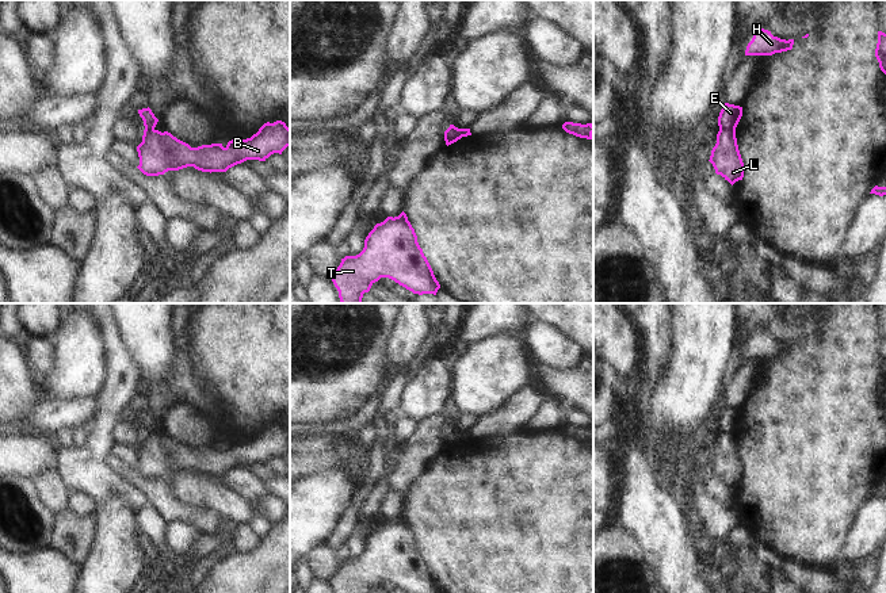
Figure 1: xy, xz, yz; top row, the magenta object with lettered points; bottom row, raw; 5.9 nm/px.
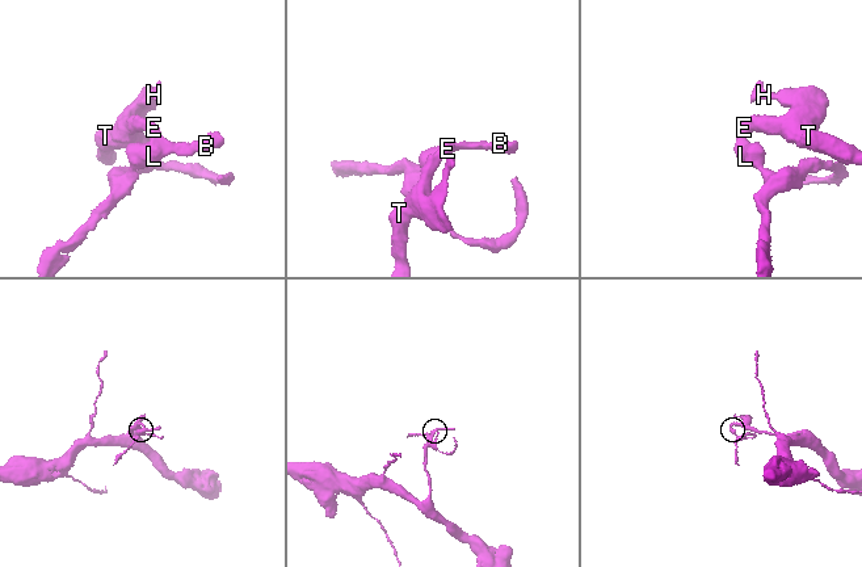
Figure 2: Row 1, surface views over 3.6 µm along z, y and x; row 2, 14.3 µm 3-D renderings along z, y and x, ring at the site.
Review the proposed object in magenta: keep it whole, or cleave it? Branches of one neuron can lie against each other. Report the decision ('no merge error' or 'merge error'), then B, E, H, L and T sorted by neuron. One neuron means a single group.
merge error | B L / E H T

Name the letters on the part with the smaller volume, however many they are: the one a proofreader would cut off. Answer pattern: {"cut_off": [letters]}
{"cut_off": ["B", "L"]}

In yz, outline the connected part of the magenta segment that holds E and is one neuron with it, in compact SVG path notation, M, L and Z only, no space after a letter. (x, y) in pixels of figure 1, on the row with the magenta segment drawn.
M725 103L718 116L718 126L719 129L729 129L732 131L736 131L741 116L742 107Z

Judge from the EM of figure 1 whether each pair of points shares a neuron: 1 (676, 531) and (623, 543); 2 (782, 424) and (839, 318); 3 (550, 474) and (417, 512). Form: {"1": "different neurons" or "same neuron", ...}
{"1": "different neurons", "2": "same neuron", "3": "same neuron"}

